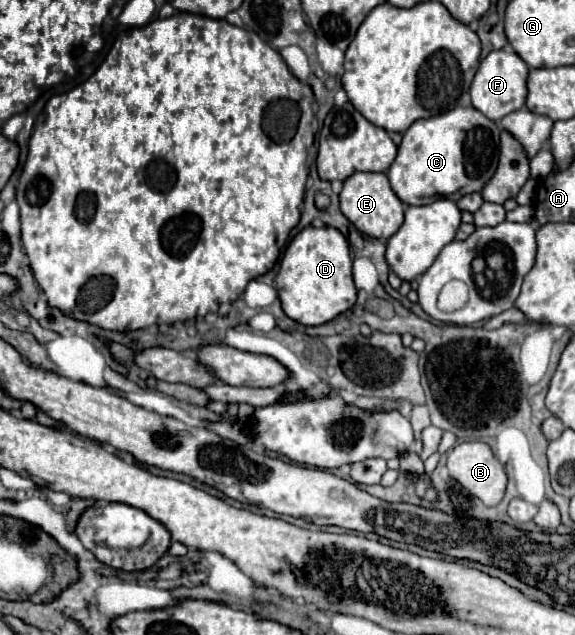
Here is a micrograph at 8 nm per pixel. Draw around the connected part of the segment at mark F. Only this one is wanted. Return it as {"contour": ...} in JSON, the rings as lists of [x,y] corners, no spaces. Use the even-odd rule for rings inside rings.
{"contour":[[[491,51],[479,65],[479,71],[471,85],[471,101],[473,107],[477,107],[485,117],[499,121],[505,115],[521,109],[525,105],[527,97],[527,77],[529,77],[529,65],[515,53],[515,51]]]}

